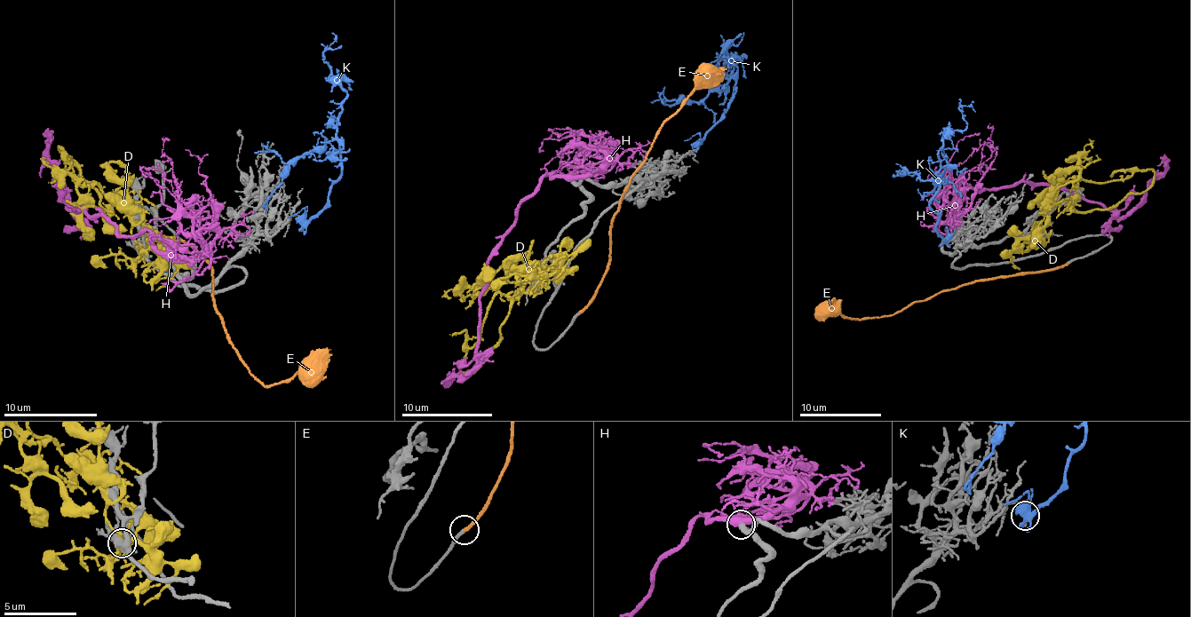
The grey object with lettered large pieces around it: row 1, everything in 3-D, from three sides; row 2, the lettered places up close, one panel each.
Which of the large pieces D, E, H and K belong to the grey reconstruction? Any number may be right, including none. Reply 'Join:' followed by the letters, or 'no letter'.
Join: no letter

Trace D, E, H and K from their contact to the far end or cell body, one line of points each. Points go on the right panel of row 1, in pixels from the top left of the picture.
D: (1035, 236), (1064, 200), (1074, 199), (1082, 212), (1113, 208), (1147, 190), (1154, 179)
E: (1067, 263), (1052, 269), (980, 278), (937, 292), (892, 314), (861, 319), (841, 314), (839, 308), (830, 303)
H: (957, 219), (967, 185), (1004, 188), (1027, 181), (1131, 210), (1162, 172), (1160, 157)
K: (948, 241), (929, 200), (939, 187), (937, 151), (948, 134), (965, 126), (962, 108), (976, 112)

